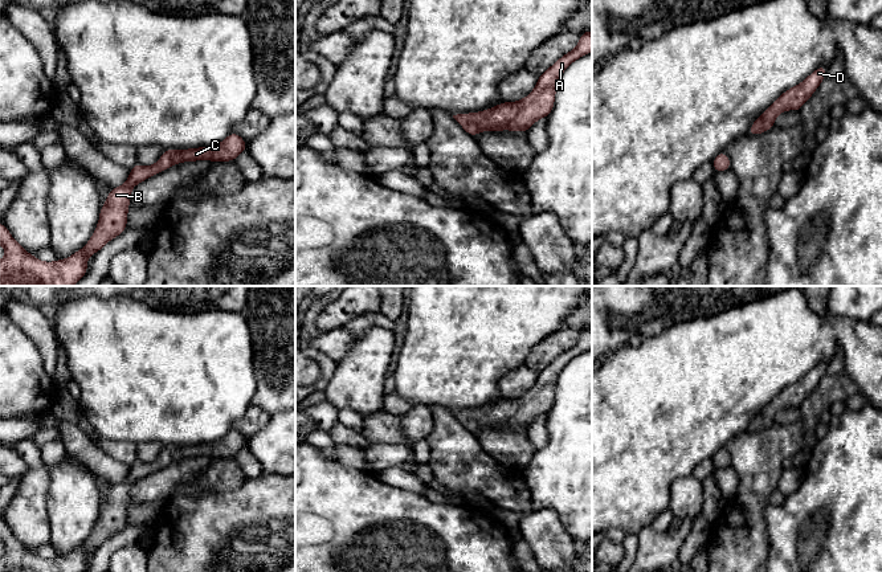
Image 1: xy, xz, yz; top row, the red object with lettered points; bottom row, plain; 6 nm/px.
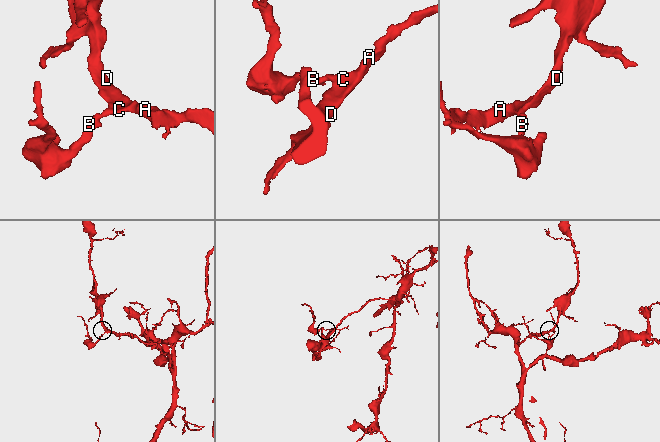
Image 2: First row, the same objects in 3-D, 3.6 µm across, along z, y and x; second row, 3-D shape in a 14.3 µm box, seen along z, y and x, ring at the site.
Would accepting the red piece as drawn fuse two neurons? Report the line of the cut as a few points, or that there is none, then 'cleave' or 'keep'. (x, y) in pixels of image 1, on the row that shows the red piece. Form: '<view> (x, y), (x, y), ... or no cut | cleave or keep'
no cut | keep

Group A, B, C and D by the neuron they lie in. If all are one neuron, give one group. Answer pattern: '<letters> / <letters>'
A B C D

